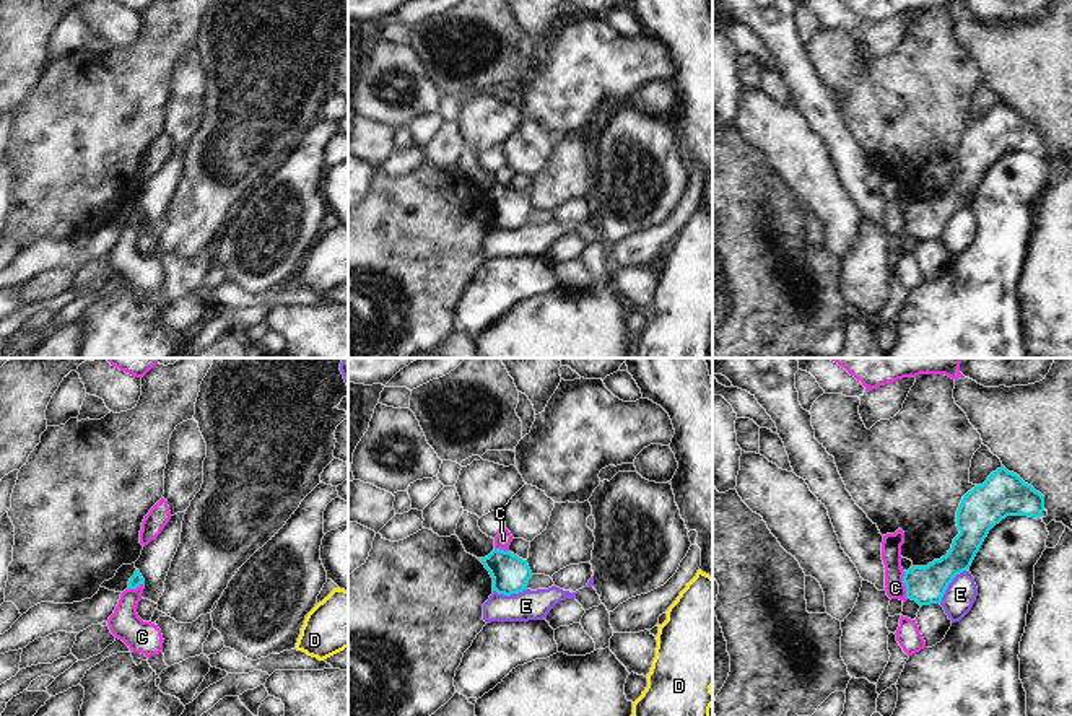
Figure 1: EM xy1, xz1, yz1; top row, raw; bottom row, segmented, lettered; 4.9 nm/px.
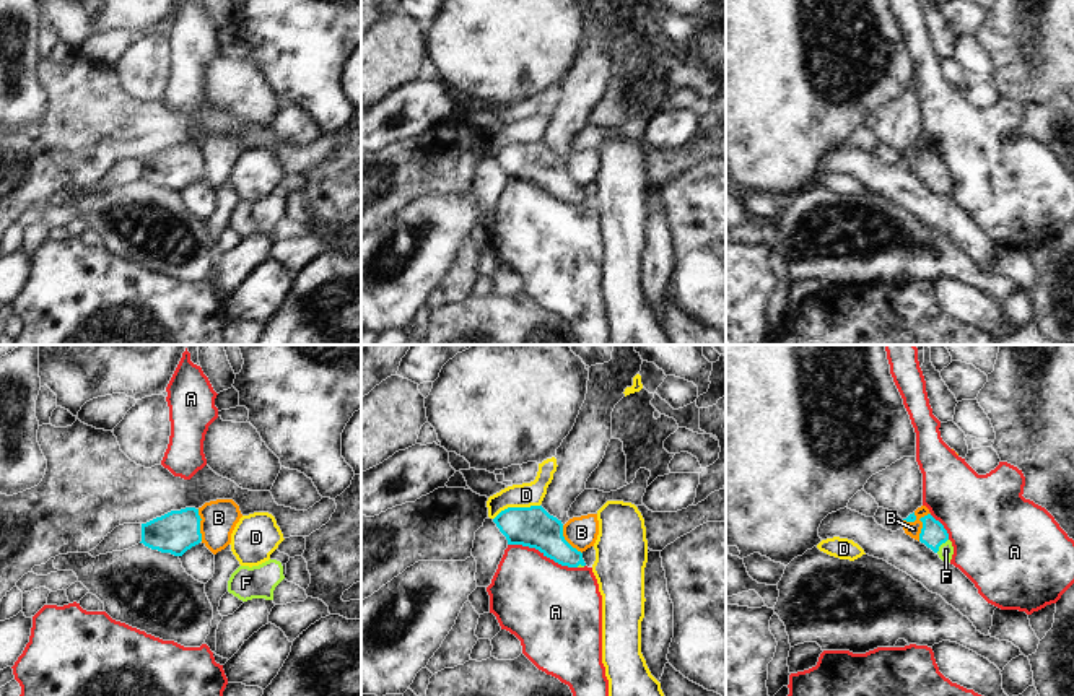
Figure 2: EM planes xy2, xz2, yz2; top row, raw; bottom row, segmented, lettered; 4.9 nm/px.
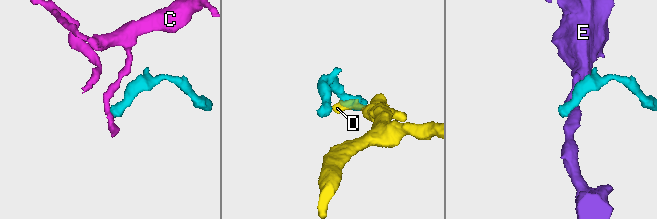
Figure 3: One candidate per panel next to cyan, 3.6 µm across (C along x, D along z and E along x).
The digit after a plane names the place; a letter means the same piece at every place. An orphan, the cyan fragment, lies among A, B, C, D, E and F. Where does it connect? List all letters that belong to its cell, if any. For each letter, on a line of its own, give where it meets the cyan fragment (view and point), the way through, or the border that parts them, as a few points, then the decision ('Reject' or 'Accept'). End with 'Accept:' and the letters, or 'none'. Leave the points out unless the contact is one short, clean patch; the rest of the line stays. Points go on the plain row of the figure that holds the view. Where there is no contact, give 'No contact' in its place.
A: Touches cyan at xz2 (542, 187). Boundary: xz2 (508, 179), (534, 182), (555, 197), (576, 204). Reject
B: Touches cyan at yz2 (923, 161). Boundary: yz2 (929, 148), (920, 155), (920, 176). Reject
C: Touches cyan at yz1 (905, 220). Boundary: yz1 (903, 207), (905, 230), (908, 233). Reject
D: Touches cyan at xz2 (516, 143). Boundary: xz2 (539, 140), (508, 142), (493, 155). Reject
E: Touches cyan at yz1 (949, 218). Boundary: yz1 (965, 205), (954, 213), (939, 238). Reject
F: Touches cyan at yz2 (941, 179). Path across: yz2 (933, 169), (941, 179), (946, 186). Accept
Accept: F.

